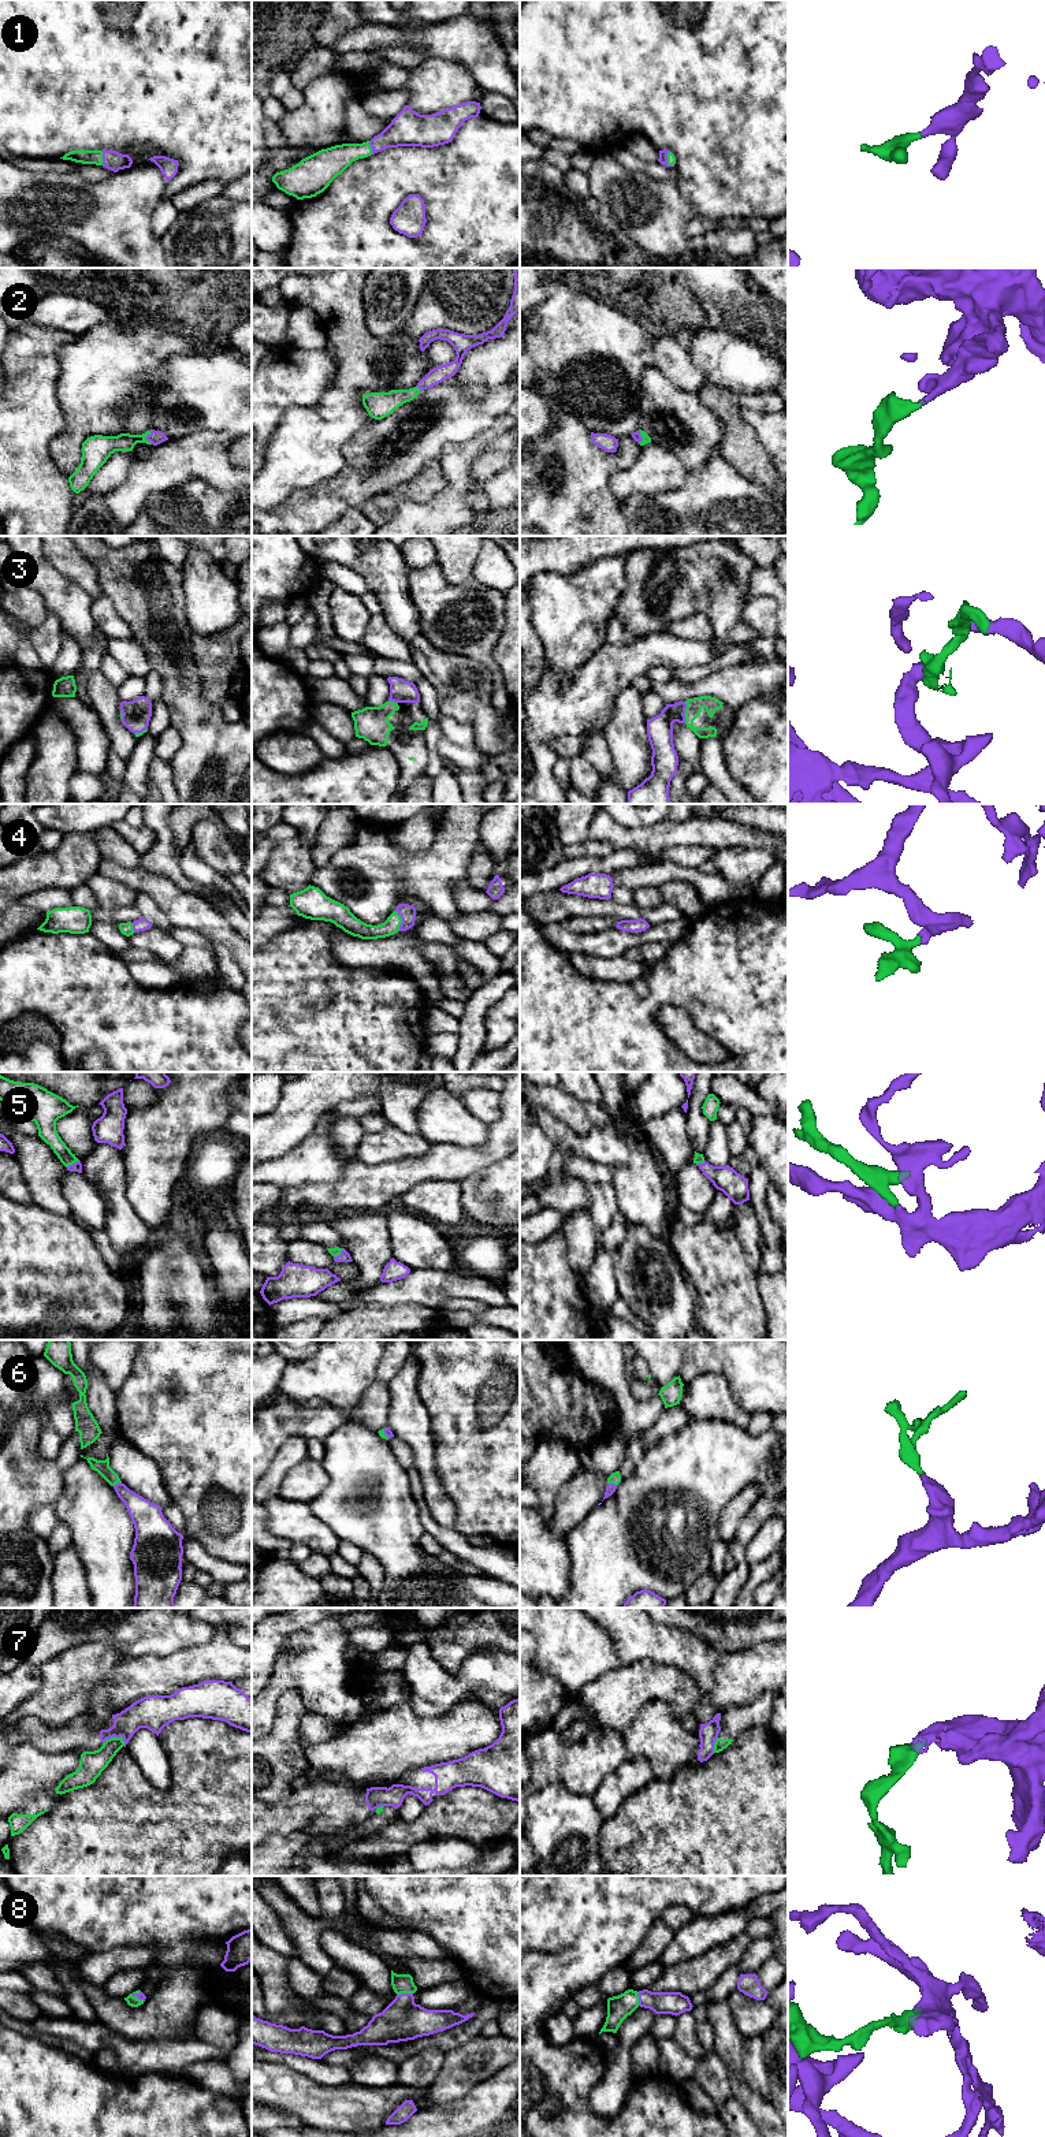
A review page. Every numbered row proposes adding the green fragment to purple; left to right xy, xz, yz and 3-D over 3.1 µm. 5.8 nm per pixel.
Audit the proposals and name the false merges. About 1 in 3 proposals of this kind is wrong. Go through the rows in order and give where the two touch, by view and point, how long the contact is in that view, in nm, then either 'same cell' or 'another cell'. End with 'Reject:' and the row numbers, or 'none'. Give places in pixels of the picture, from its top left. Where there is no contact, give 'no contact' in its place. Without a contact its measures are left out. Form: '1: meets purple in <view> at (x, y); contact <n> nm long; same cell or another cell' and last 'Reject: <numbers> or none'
1: meets purple in xy at (103, 157); contact 90 nm long; same cell
2: meets purple in xy at (147, 436); contact 90 nm long; same cell
3: meets purple in yz at (684, 713); contact 130 nm long; same cell
4: meets purple in xz at (402, 920); contact 130 nm long; same cell
5: meets purple in xy at (73, 1164); contact 90 nm long; same cell
6: meets purple in yz at (612, 1484); contact 60 nm long; same cell
7: meets purple in xy at (114, 1735); contact 140 nm long; another cell
8: meets purple in xz at (404, 1994); contact 100 nm long; same cell
Reject: 7

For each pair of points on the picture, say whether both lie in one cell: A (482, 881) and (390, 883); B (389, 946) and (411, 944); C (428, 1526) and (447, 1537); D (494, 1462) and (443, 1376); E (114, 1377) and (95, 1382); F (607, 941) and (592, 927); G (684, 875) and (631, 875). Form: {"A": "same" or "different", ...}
{"A": "different", "B": "same", "C": "same", "D": "same", "E": "different", "F": "different", "G": "same"}

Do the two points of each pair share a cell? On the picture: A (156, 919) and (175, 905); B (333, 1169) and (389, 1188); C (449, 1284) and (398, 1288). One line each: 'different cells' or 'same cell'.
A: different cells
B: different cells
C: same cell

